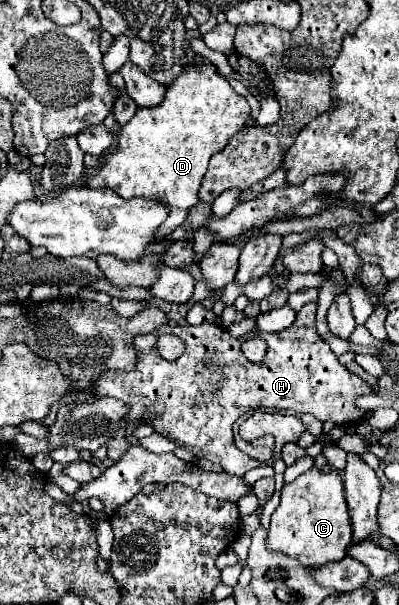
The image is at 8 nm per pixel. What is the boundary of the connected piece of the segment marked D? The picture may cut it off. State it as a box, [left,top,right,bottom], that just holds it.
[85,59,249,239]

